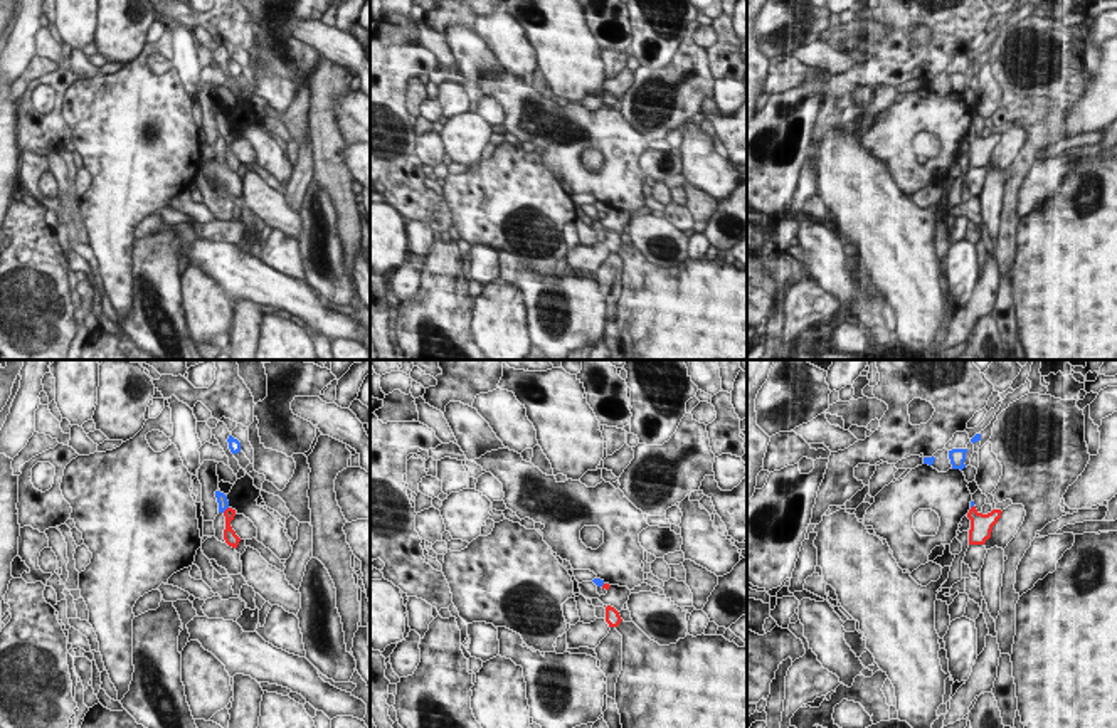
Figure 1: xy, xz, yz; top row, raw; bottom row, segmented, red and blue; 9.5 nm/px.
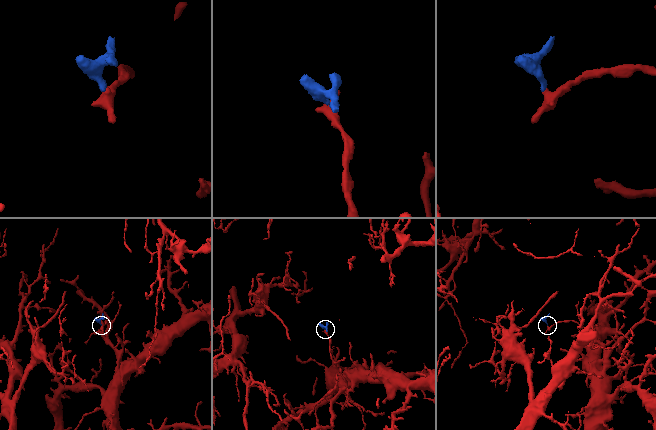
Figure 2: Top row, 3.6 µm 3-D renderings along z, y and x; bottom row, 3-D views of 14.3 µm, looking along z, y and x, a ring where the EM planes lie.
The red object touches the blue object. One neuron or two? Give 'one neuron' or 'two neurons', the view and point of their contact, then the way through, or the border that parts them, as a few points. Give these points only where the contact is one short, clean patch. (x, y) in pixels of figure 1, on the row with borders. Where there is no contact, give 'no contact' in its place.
one neuron | xy (226, 510) | across xy (229, 535), (226, 510), (222, 501)

